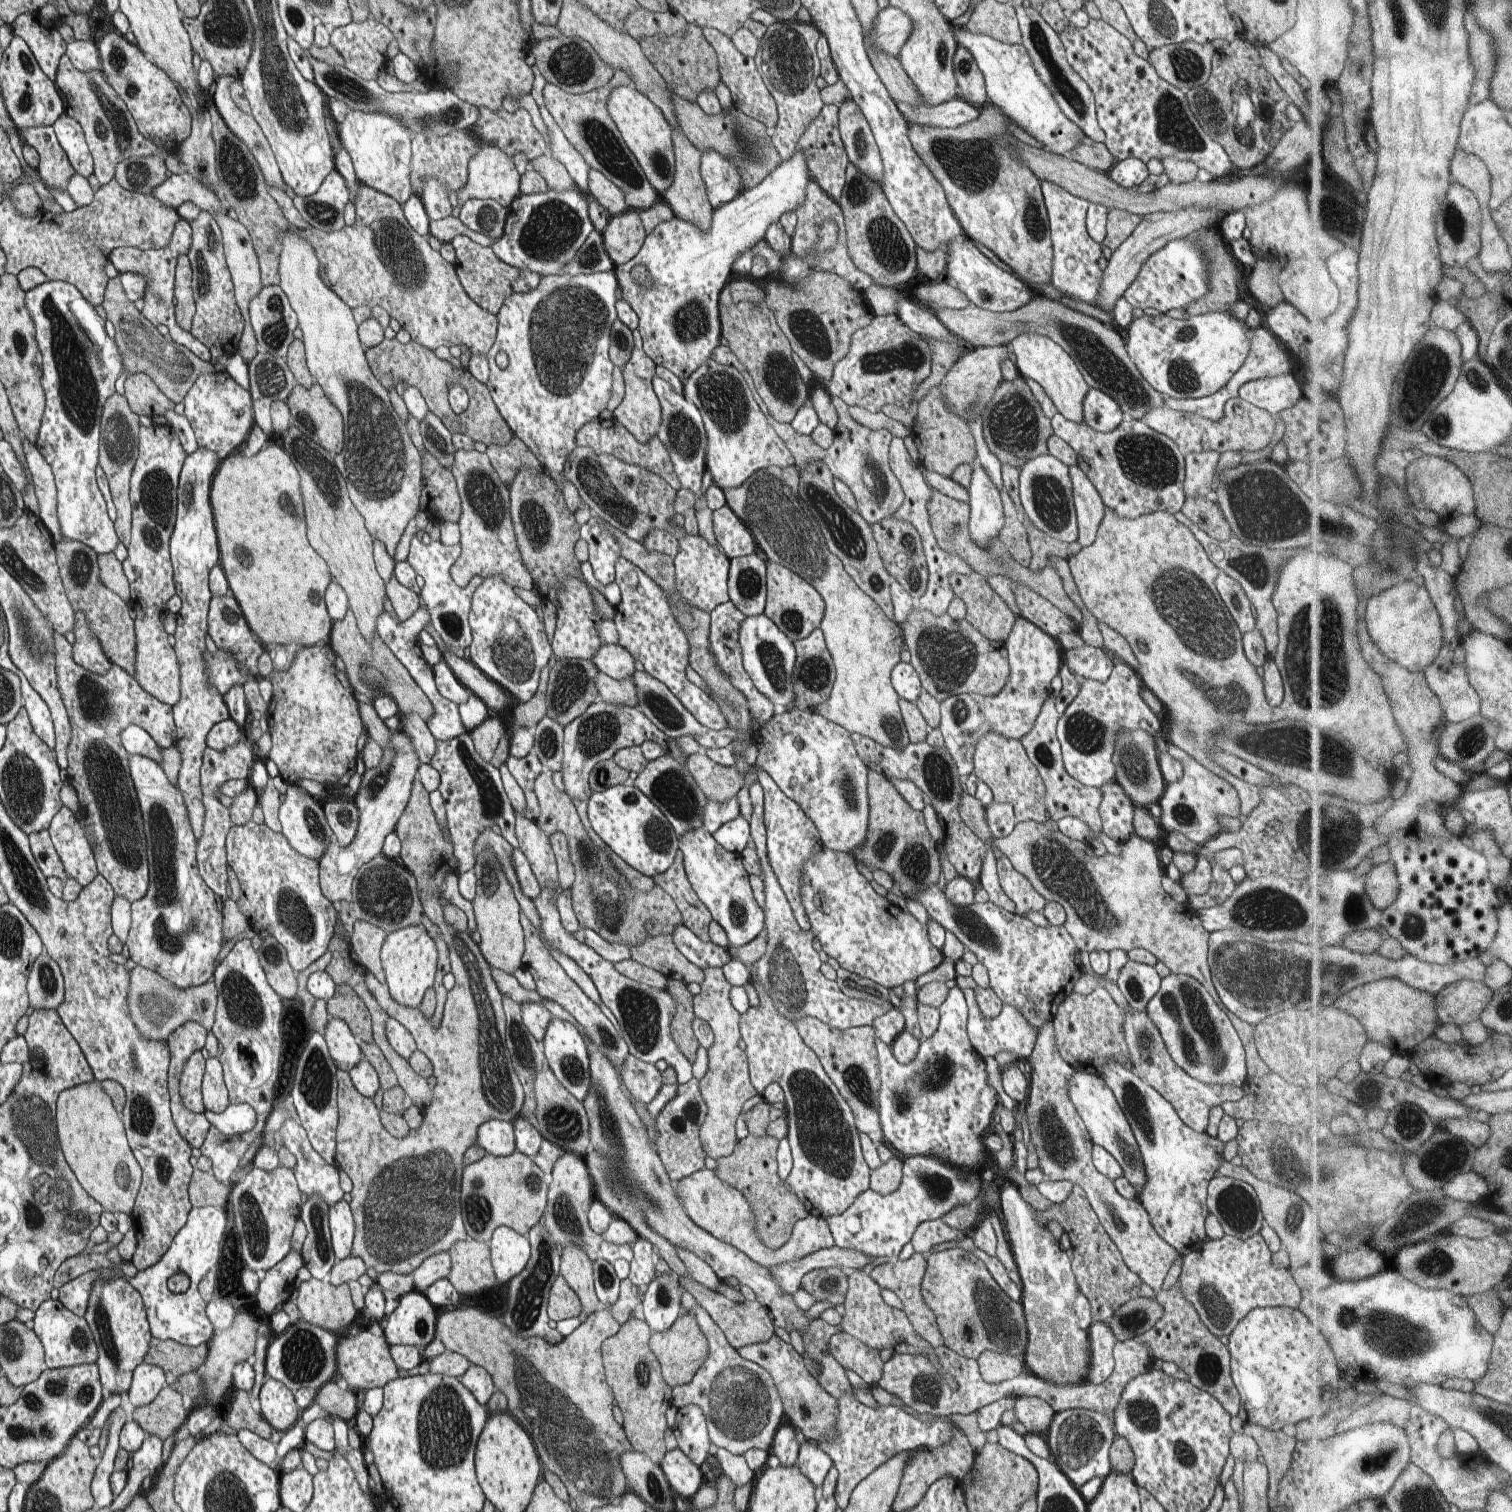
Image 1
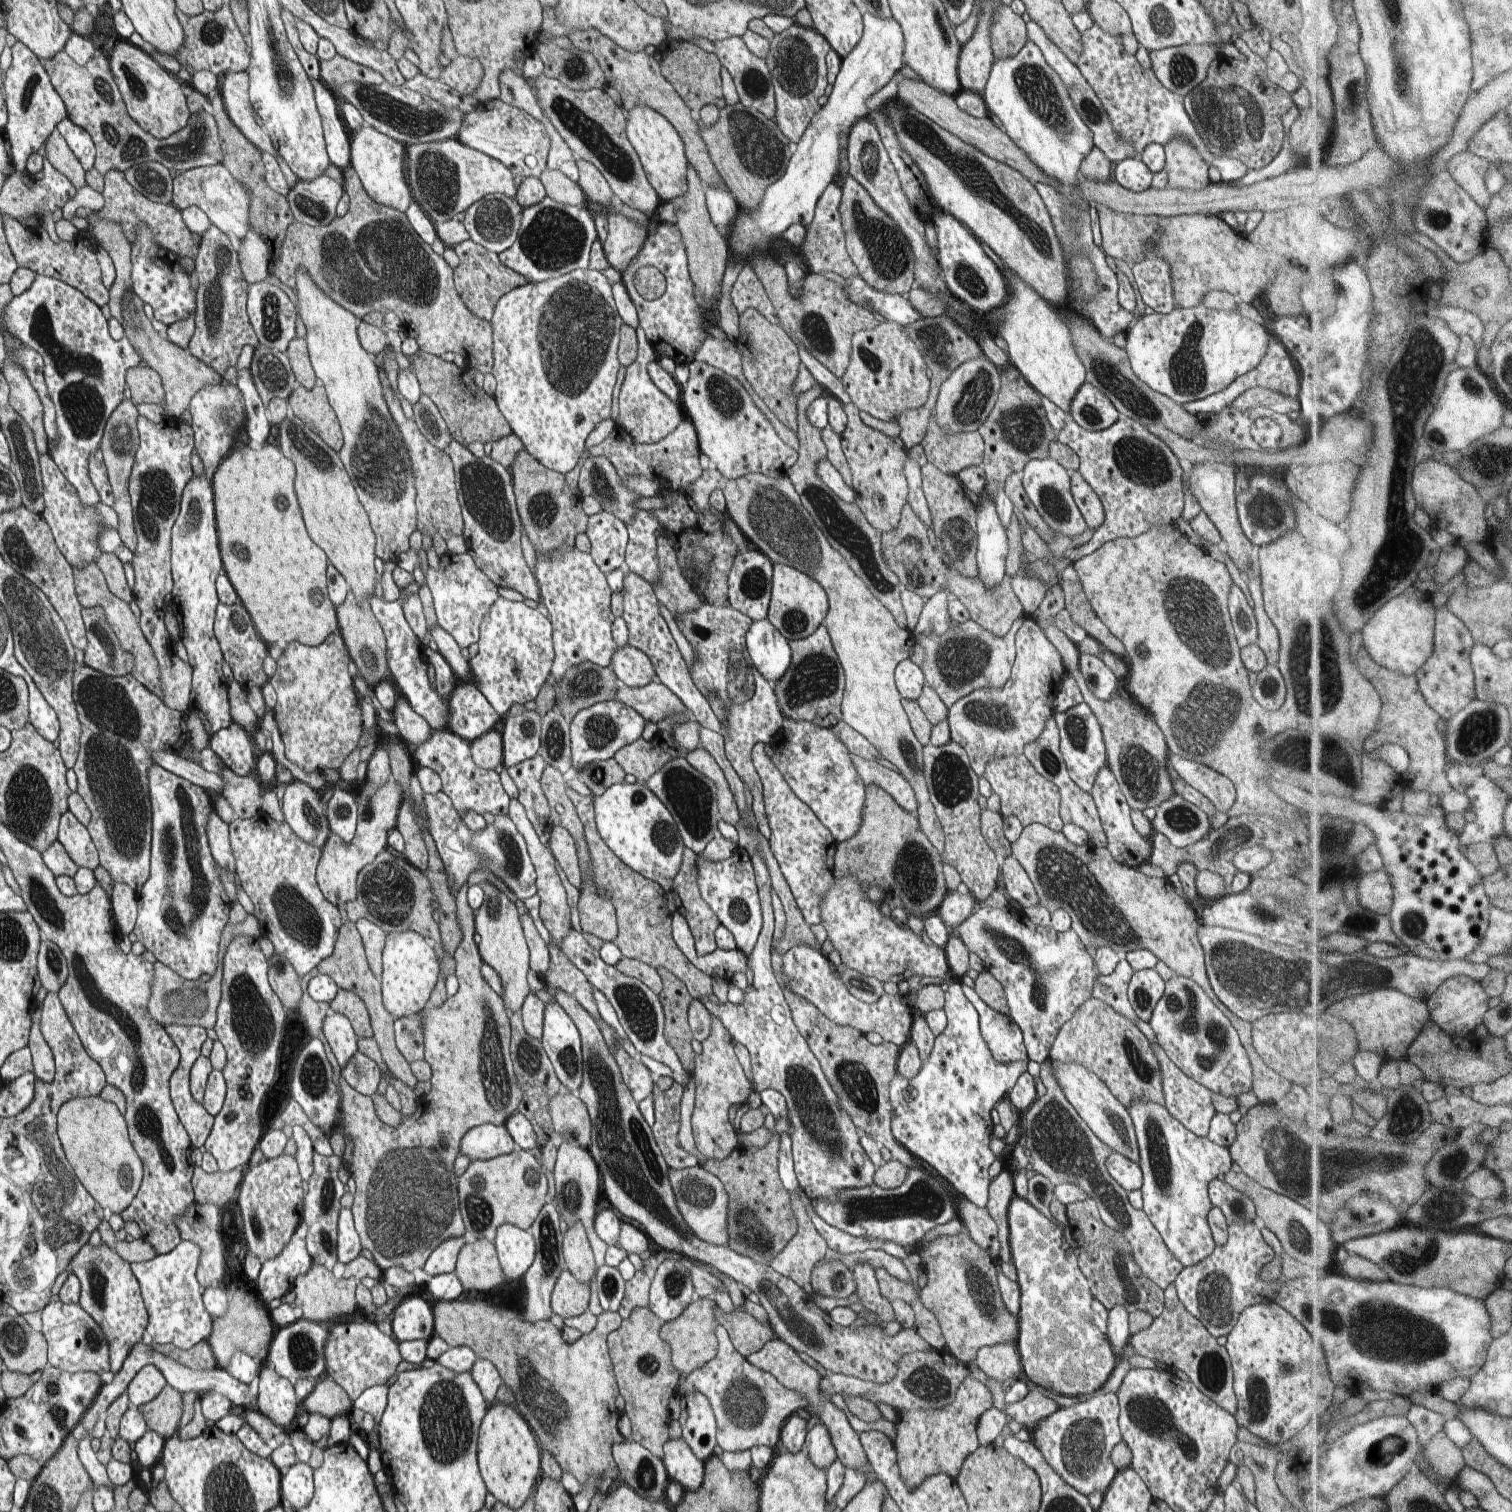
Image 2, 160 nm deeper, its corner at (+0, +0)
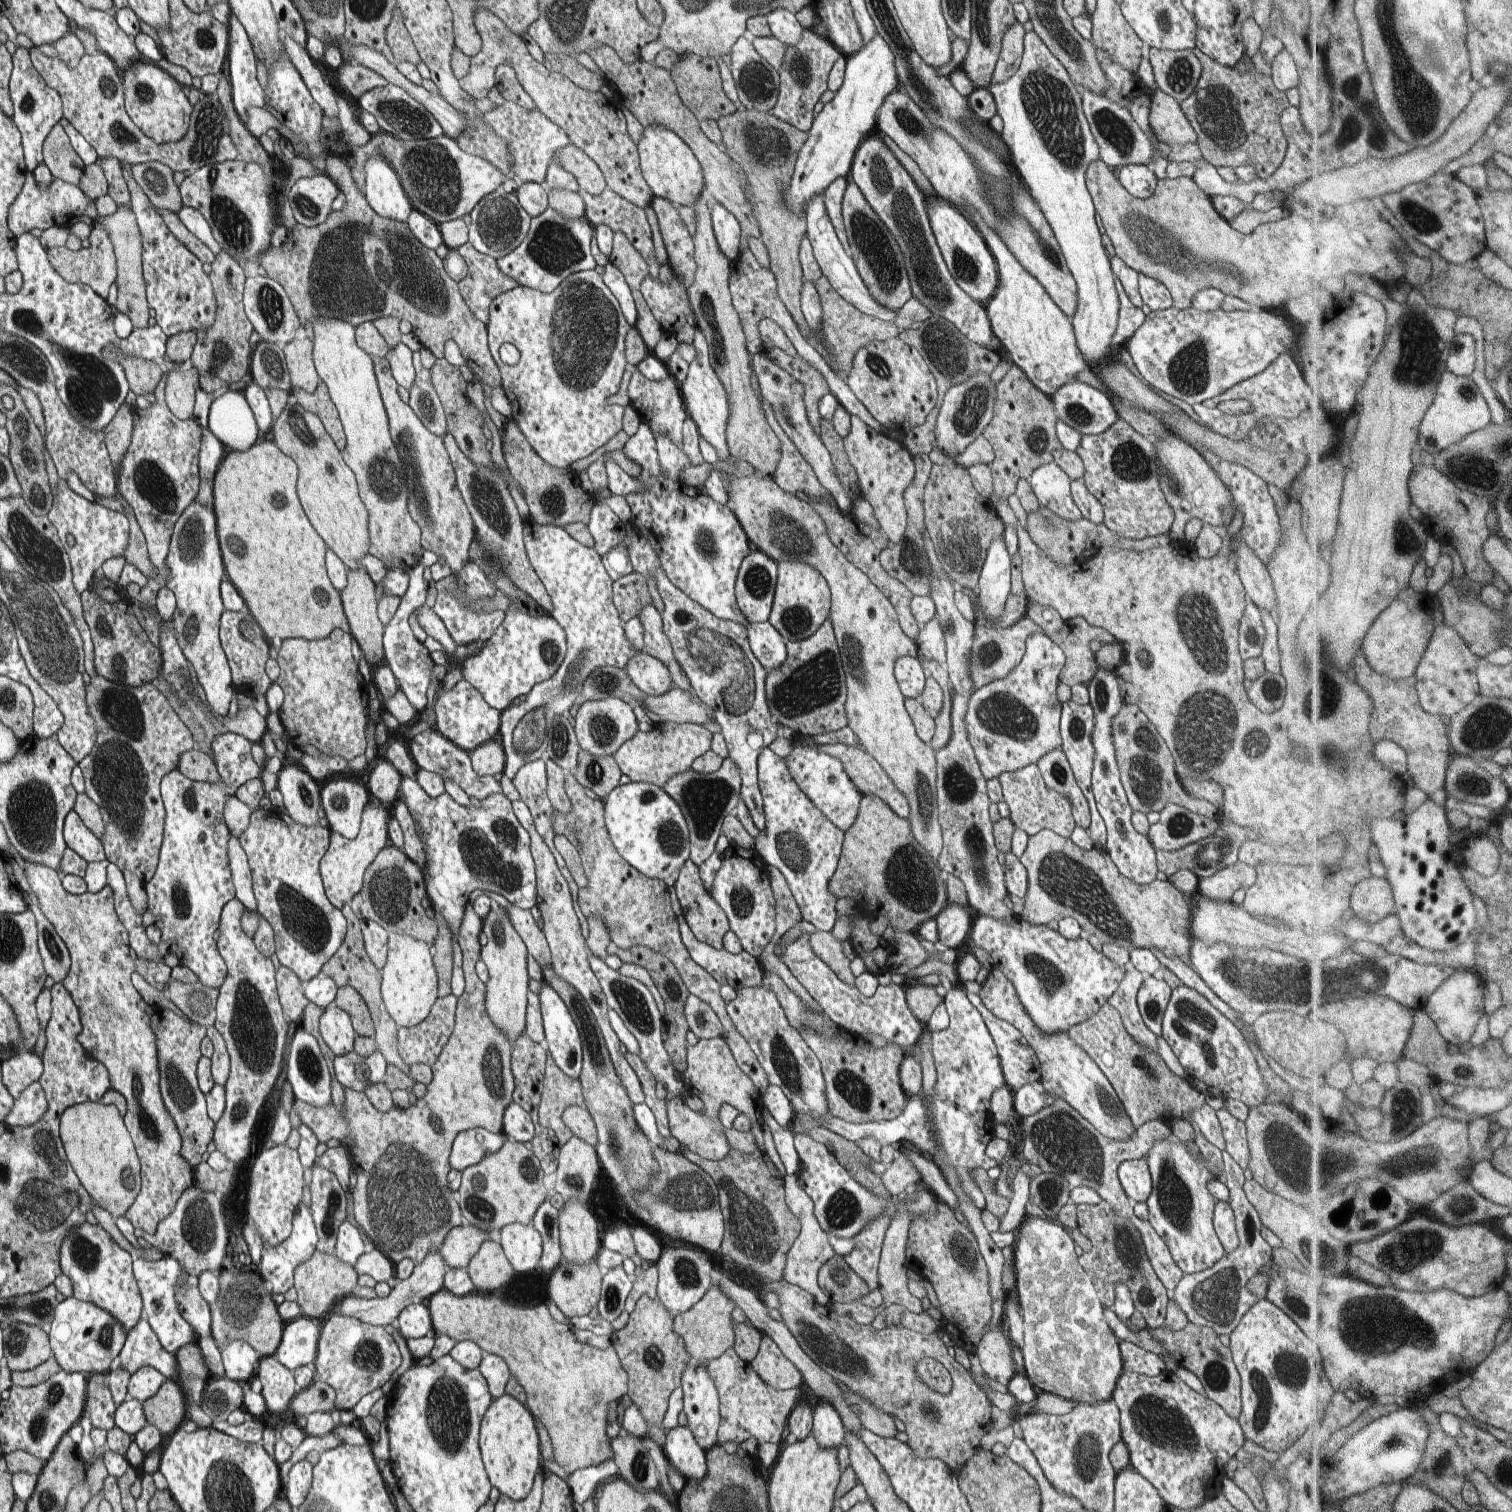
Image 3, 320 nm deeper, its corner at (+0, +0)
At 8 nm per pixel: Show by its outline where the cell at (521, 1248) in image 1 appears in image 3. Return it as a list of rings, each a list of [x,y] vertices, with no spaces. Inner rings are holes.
[[[532,1223],[508,1224],[495,1238],[515,1272],[525,1273],[537,1269],[542,1257],[542,1240]]]

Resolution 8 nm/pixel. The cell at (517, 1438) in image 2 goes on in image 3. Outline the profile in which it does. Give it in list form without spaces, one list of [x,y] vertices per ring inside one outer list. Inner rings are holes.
[[[510,1394],[494,1399],[484,1418],[479,1433],[481,1458],[492,1487],[510,1500],[524,1500],[530,1494],[536,1474],[544,1470],[539,1448],[539,1435],[532,1414],[524,1403]]]

